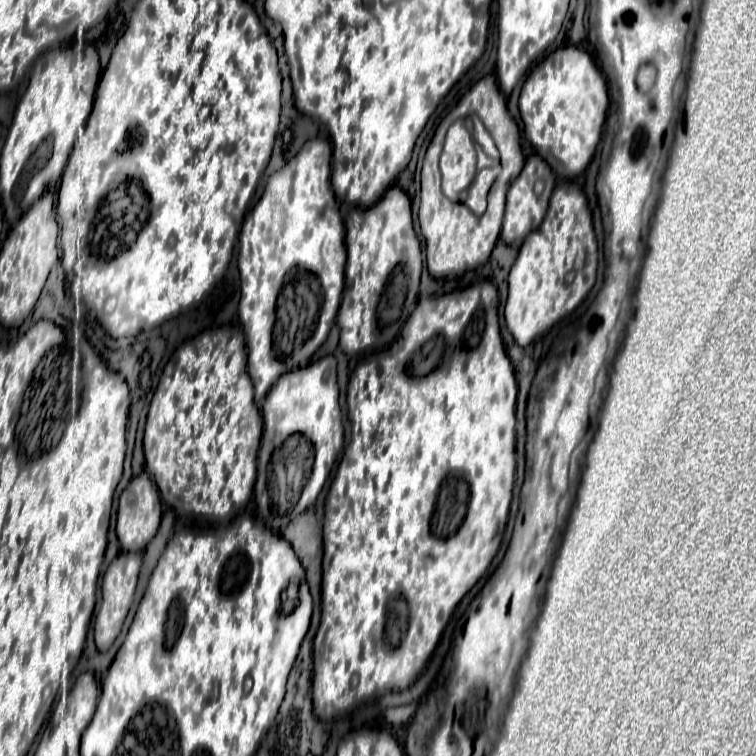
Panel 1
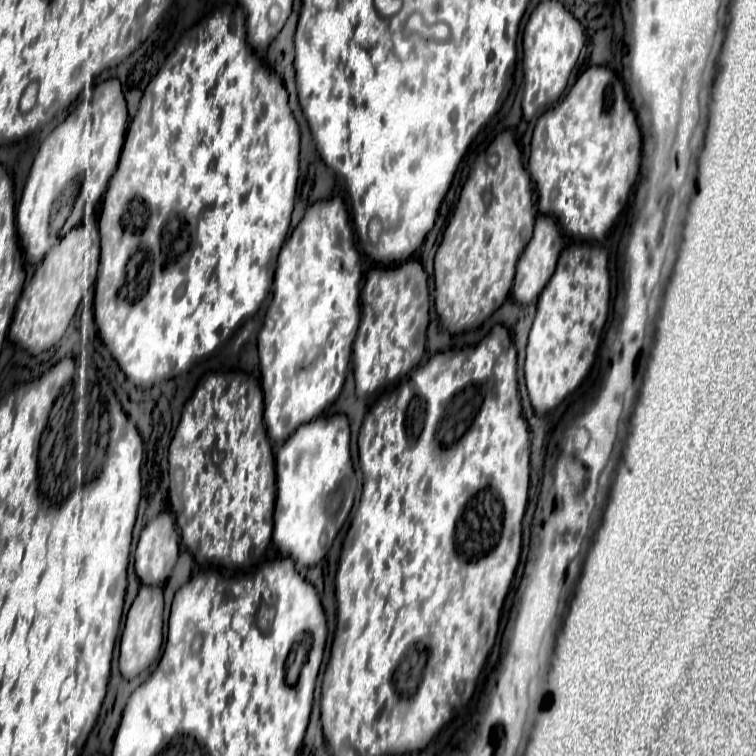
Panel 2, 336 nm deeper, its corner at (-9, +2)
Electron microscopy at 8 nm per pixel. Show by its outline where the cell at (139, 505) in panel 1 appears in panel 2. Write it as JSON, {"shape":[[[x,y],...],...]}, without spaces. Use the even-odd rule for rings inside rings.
{"shape":[[[162,510],[140,532],[134,566],[140,582],[164,584],[178,558],[178,534],[168,510]]]}

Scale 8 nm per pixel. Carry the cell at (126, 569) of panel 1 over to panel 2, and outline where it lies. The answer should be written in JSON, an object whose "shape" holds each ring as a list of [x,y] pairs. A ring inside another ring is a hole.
{"shape":[[[142,584],[138,590],[136,600],[132,602],[126,624],[122,630],[120,638],[120,656],[118,656],[118,666],[122,672],[122,678],[130,680],[138,676],[142,670],[146,670],[152,662],[158,660],[160,656],[160,646],[162,646],[162,614],[164,614],[164,596],[162,596],[162,586],[146,586]]]}

